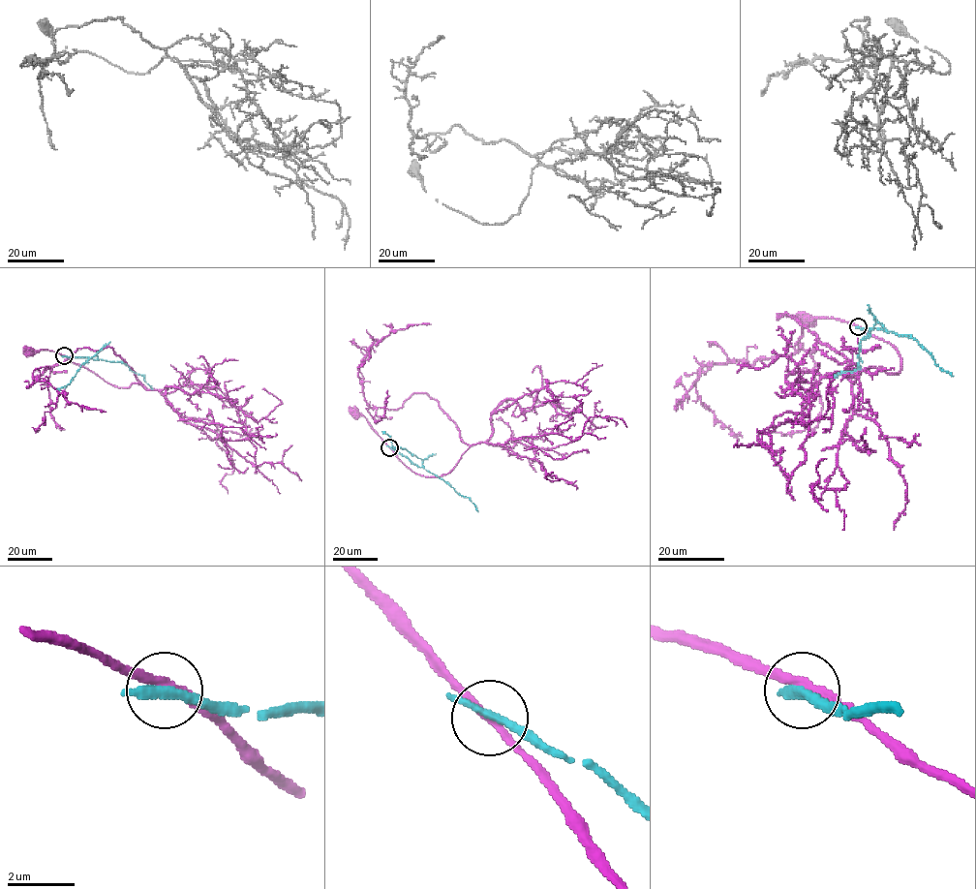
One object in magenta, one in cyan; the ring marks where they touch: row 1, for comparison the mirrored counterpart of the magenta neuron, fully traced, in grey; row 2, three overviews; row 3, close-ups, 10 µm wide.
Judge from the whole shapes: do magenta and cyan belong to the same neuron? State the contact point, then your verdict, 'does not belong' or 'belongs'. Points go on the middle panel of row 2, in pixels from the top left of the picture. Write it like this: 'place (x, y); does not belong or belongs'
place (389, 447); does not belong

